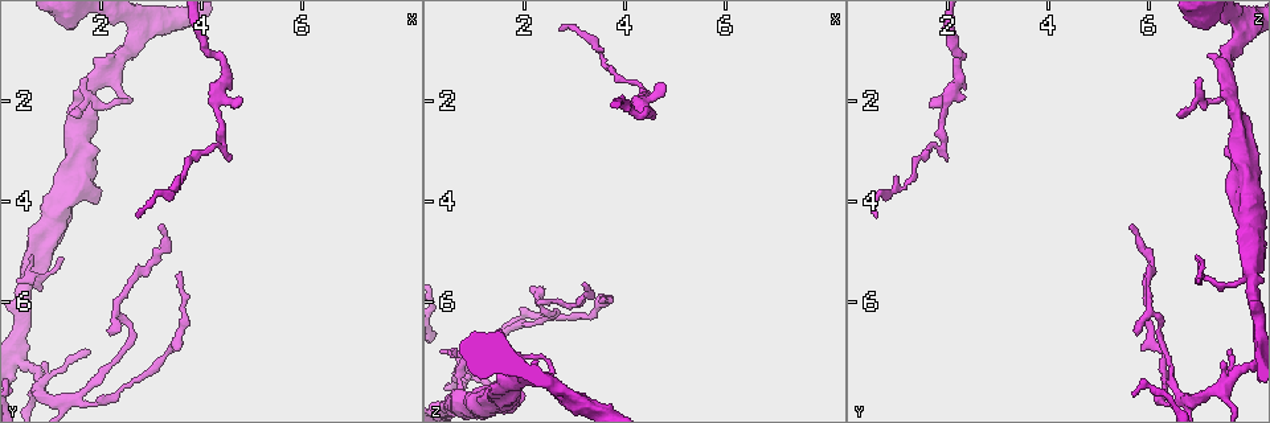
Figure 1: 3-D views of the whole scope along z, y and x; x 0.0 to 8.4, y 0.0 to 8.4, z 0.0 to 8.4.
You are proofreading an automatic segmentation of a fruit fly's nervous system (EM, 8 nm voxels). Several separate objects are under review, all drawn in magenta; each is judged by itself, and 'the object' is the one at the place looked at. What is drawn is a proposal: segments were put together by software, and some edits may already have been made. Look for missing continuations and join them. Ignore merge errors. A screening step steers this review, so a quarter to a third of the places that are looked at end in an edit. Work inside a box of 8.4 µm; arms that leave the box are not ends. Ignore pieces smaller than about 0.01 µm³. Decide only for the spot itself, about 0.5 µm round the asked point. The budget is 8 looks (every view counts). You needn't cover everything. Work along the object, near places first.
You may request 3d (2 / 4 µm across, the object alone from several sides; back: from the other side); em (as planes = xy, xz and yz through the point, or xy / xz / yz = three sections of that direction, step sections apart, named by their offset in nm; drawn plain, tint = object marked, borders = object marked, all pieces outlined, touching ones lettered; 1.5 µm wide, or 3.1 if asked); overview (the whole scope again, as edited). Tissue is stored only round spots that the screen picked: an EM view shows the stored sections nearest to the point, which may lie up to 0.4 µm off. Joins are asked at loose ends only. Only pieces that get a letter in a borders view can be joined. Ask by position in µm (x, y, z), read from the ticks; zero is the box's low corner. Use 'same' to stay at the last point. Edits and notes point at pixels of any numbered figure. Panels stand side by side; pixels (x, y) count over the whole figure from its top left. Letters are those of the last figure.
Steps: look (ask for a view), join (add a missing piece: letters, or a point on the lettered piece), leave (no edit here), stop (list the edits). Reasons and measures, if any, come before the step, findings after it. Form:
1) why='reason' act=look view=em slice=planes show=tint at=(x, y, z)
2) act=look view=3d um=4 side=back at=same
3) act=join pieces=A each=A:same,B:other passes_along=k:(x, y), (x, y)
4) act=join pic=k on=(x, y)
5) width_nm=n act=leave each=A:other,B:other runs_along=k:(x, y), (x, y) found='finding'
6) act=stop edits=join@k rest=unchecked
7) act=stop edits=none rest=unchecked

why='branch stops here' act=look view=em slice=xy step=8 show=borders at=(3.60, 5.35, 5.90)

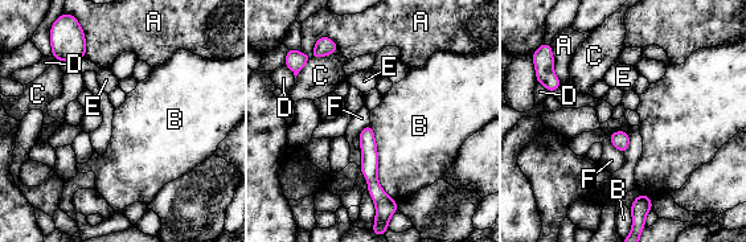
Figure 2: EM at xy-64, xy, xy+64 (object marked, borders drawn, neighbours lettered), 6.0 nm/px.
act=leave each=A:other,B:other,C:other,D:other,E:other,F:other runs_along=2:(367, 130), (369, 173), (380, 193) found='none of them fits'

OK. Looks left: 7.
why='an open end' act=look view=em slice=xz step=8 show=borders at=(4.50, 3.15, 2.00)

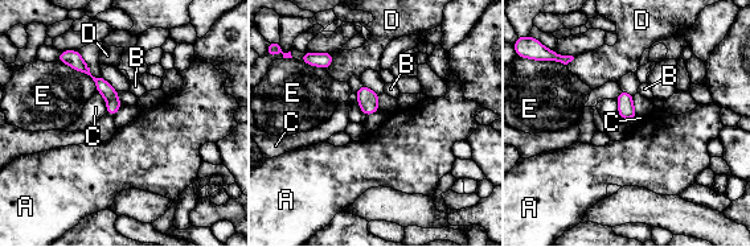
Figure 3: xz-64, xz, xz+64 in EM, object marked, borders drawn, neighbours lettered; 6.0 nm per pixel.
longest_contact=E:300nm act=leave each=A:other,B:other,C:other,D:other,E:other border=3:(98, 91), (106, 103), (107, 112) found='none of them fits'

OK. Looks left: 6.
why='end of a long branch' act=look view=3d um=4 side=back at=(2.75, 4.35, 0.60)

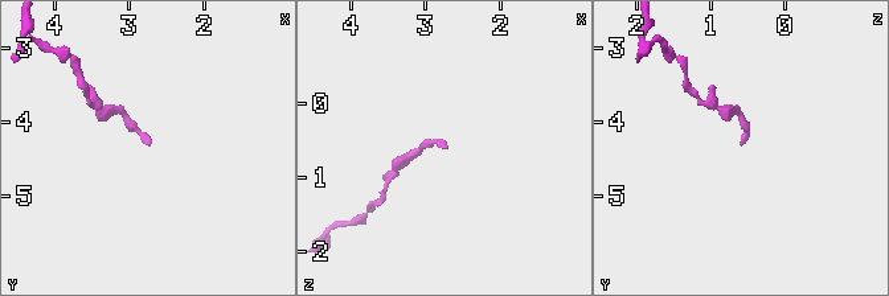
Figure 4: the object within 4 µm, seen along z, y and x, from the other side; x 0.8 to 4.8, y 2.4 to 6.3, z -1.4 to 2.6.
why='shape alone is not enough' act=look view=em slice=xy step=4 show=borders at=(2.70, 4.30, 0.60)

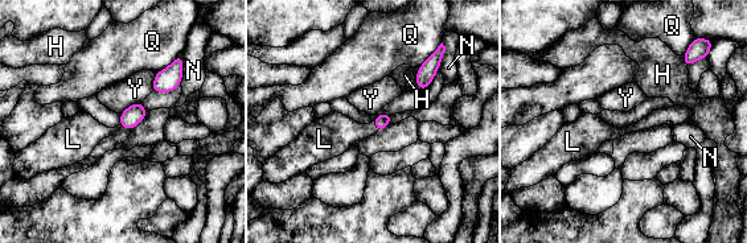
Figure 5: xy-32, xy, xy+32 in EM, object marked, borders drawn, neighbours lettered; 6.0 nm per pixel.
act=look view=em slice=planes show=borders at=same

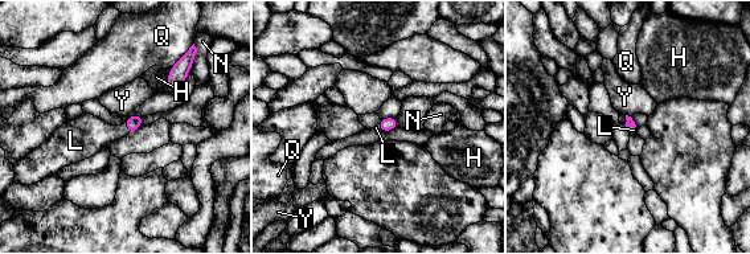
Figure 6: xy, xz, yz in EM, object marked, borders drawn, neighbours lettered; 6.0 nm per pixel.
act=join pieces=L each=H:other,L:same,N:other,Q:other,Y:other passes_along=6:(132, 123), (127, 128), (87, 135) found='it goes on there'

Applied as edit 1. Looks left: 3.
act=stop edits=join@6 rest=unchecked

